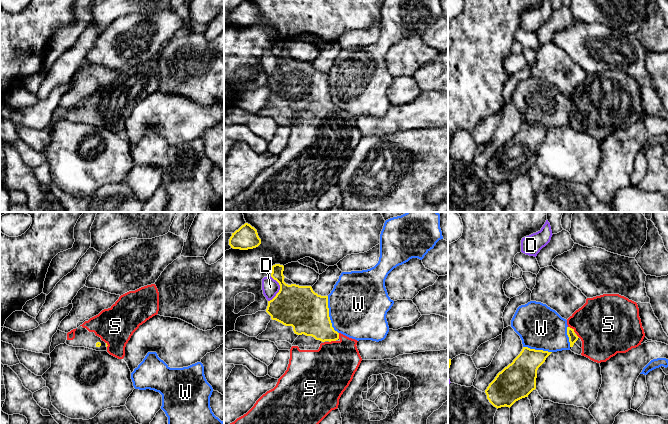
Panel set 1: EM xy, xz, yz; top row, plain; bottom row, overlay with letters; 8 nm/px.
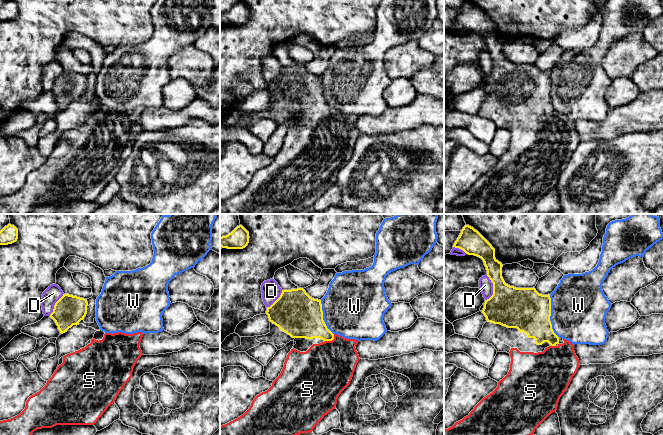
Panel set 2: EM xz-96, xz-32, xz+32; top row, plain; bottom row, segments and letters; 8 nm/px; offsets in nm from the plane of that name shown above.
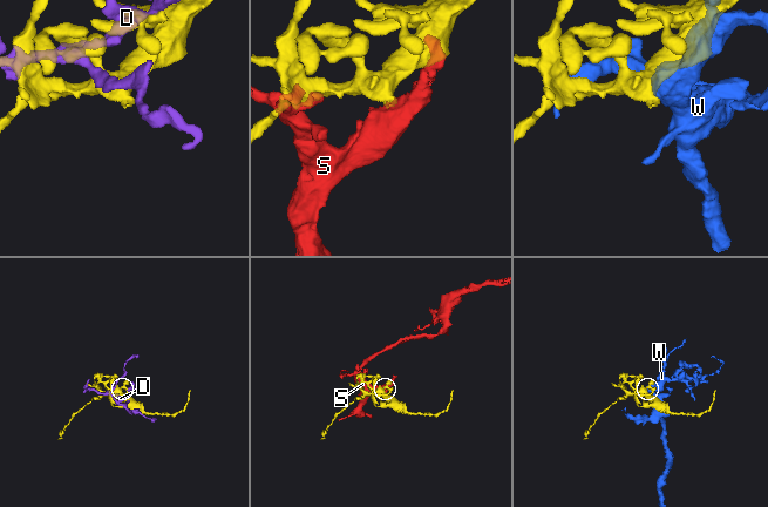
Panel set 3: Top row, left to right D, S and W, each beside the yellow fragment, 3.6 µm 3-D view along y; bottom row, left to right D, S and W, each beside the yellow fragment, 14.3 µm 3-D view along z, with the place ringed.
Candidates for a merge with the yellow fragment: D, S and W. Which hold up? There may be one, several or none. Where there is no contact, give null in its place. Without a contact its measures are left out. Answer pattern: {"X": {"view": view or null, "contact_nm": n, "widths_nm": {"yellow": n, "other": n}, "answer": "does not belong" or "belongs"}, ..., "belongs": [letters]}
{"D": {"view": "xz", "contact_nm": 200, "widths_nm": {"yellow": 340, "other": 140}, "answer": "does not belong"}, "S": {"view": "yz", "contact_nm": 80, "widths_nm": {"yellow": 70, "other": 420}, "answer": "belongs"}, "W": {"view": "xz", "contact_nm": 320, "widths_nm": {"yellow": 340, "other": 460}, "answer": "does not belong"}, "belongs": ["S"]}

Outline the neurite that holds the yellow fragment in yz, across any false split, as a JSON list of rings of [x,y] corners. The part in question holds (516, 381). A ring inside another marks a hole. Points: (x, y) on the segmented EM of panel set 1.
[[[523,347],[511,364],[497,374],[485,393],[489,402],[498,408],[511,407],[536,389],[538,368],[552,352]]]

